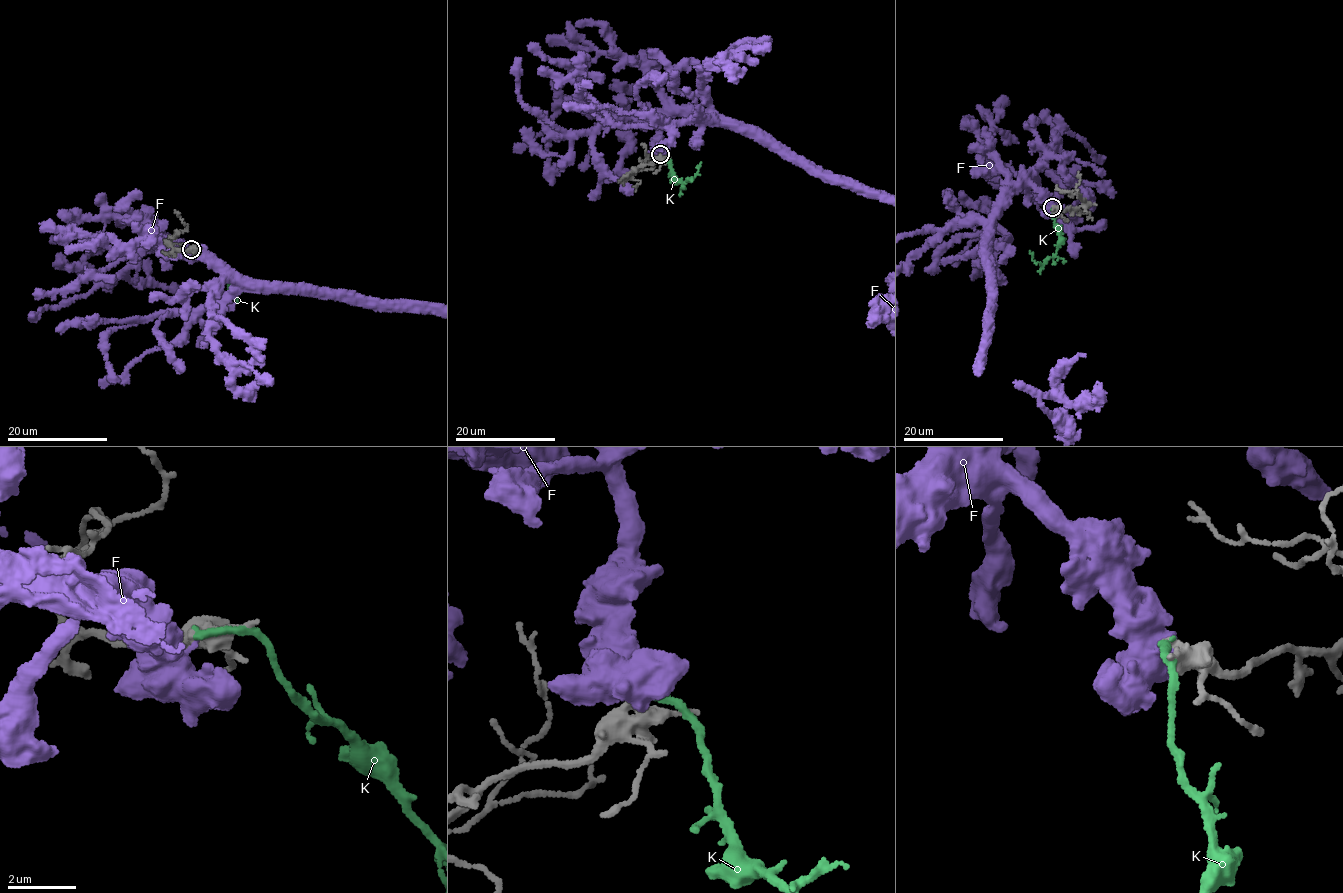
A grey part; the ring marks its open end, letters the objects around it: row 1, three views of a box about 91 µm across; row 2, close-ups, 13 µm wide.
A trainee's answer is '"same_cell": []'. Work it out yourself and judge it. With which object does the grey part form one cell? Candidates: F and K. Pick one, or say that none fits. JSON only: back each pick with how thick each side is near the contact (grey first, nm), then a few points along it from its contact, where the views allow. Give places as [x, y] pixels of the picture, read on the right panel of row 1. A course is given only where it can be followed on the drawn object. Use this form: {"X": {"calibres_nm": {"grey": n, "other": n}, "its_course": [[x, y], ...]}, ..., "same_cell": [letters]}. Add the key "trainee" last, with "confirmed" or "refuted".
{"same_cell": [], "trainee": "confirmed"}

